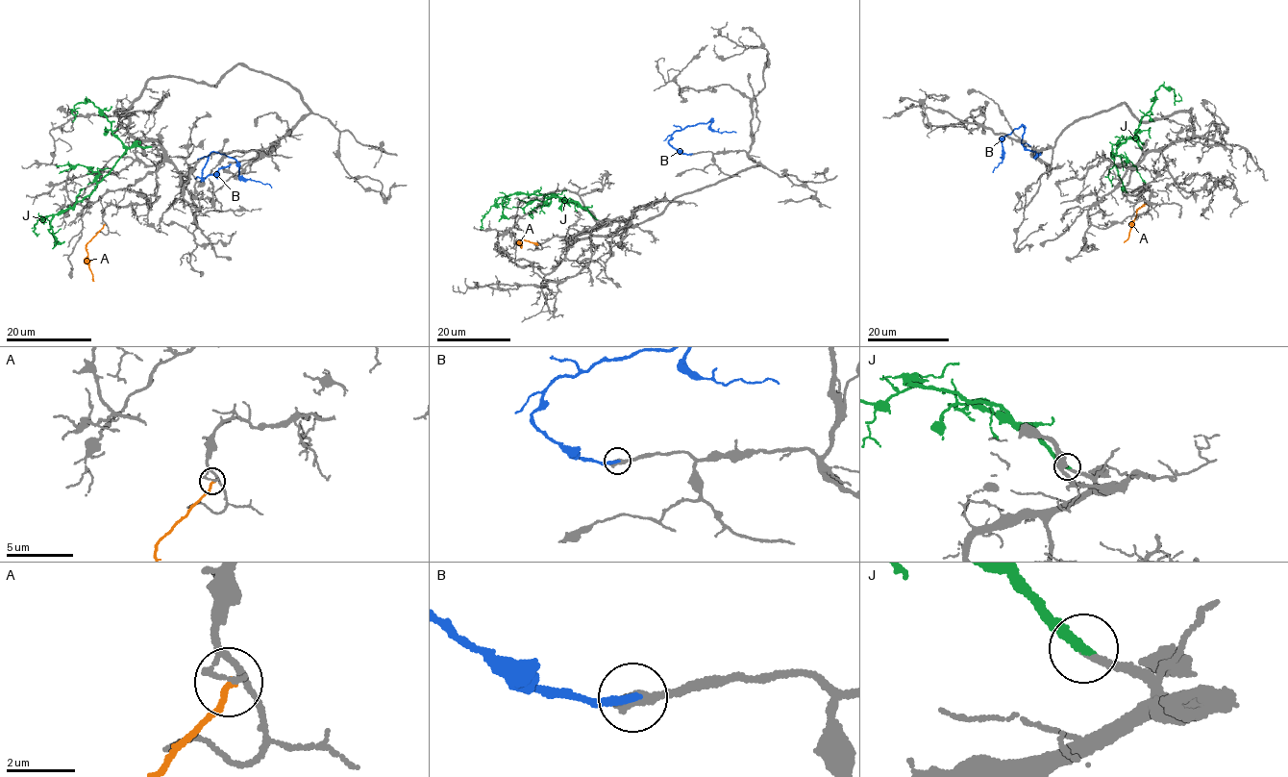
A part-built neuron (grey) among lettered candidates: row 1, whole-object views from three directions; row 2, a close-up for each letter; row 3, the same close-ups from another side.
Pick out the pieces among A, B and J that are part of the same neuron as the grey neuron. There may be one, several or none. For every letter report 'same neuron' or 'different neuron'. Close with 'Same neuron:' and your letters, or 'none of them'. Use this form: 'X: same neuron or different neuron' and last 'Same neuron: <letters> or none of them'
A: different neuron
B: same neuron
J: same neuron
Same neuron: B, J

